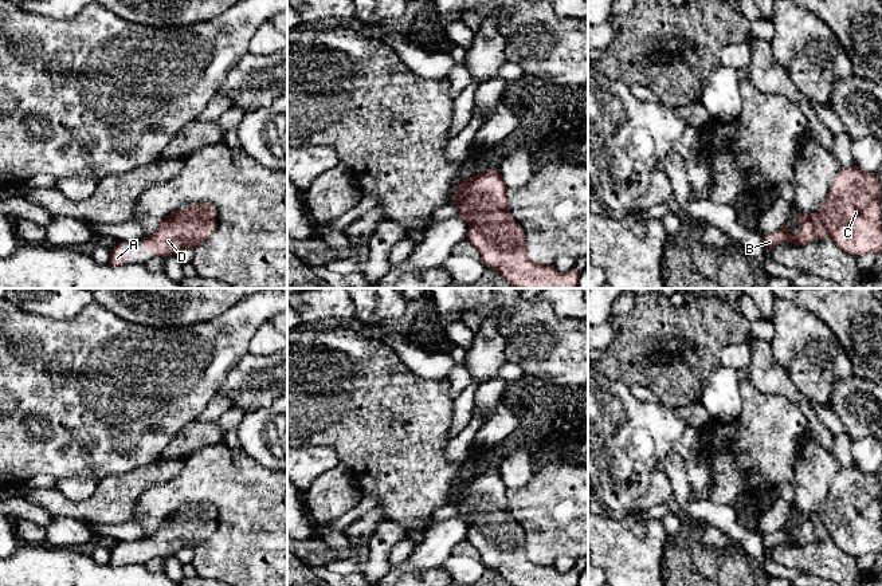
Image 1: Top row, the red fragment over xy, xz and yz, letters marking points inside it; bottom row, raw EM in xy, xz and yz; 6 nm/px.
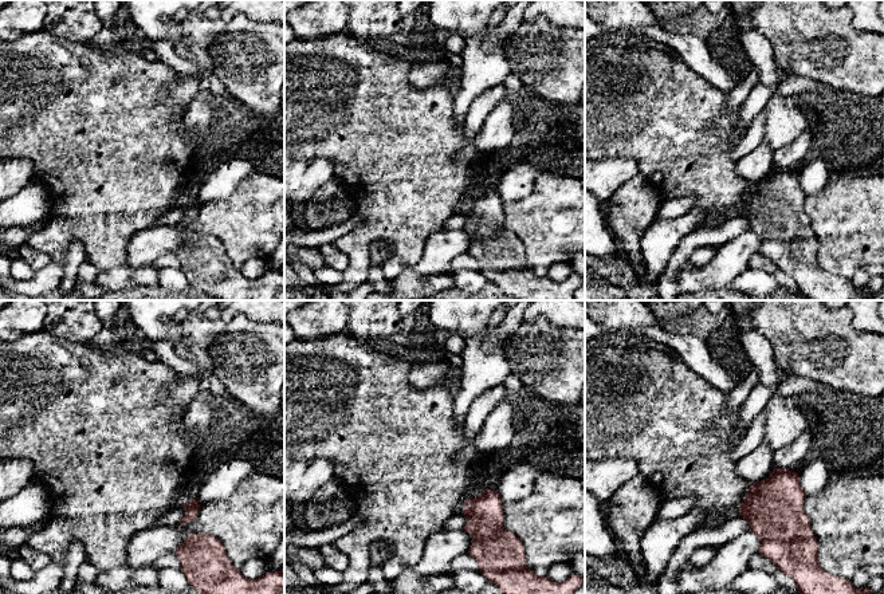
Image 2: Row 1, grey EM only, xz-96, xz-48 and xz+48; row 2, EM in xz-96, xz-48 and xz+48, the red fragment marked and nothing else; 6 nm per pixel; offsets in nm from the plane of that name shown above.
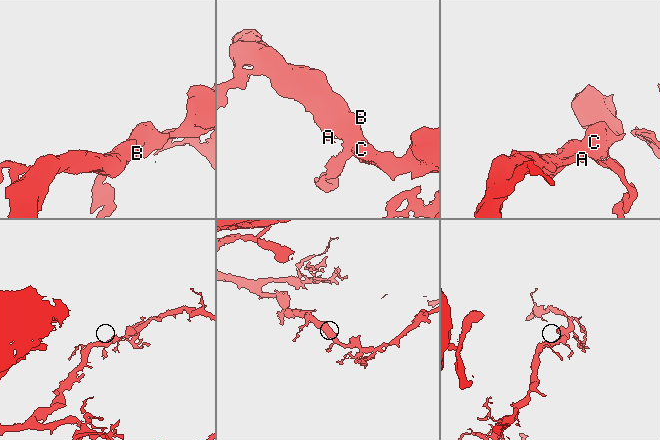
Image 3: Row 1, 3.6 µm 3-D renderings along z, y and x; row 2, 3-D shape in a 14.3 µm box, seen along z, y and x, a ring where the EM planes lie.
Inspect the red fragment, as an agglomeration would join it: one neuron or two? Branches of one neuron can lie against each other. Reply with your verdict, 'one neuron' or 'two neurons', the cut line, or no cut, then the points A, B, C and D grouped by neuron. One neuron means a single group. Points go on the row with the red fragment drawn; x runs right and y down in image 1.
one neuron; no cut; A B C D

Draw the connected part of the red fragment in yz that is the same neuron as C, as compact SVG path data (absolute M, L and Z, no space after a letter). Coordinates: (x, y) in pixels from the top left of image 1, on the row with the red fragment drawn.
M856 165L840 168L824 202L815 213L799 213L799 231L789 233L788 224L764 237L763 247L773 249L781 243L804 245L831 237L844 252L859 257L882 252L882 184L875 173L861 170Z

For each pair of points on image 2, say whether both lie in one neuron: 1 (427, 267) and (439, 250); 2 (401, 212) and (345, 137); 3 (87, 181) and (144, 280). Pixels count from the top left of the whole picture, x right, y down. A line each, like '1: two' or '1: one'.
1: one
2: one
3: two

